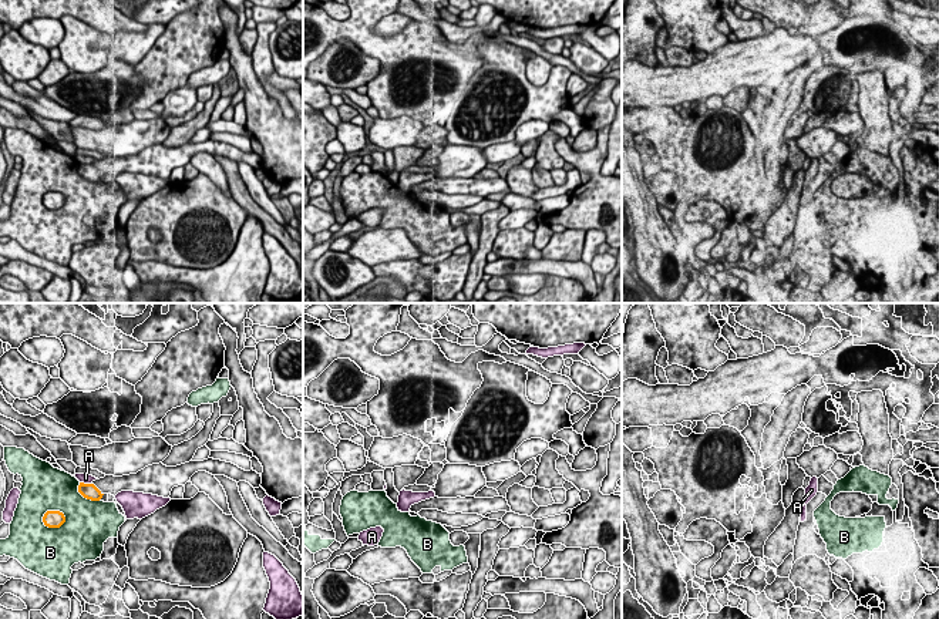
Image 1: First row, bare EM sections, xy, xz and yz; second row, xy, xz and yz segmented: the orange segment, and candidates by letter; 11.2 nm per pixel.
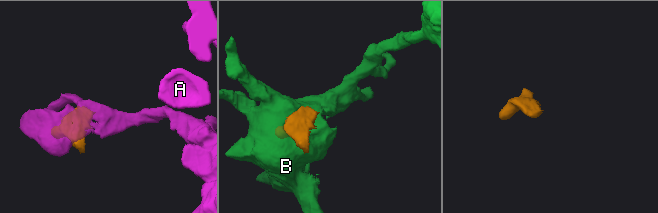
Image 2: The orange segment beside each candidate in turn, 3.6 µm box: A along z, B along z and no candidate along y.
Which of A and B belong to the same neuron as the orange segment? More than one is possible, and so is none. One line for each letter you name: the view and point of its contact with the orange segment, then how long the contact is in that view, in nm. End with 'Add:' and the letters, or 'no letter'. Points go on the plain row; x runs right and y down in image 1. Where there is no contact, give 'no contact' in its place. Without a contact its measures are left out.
Add: no letter

